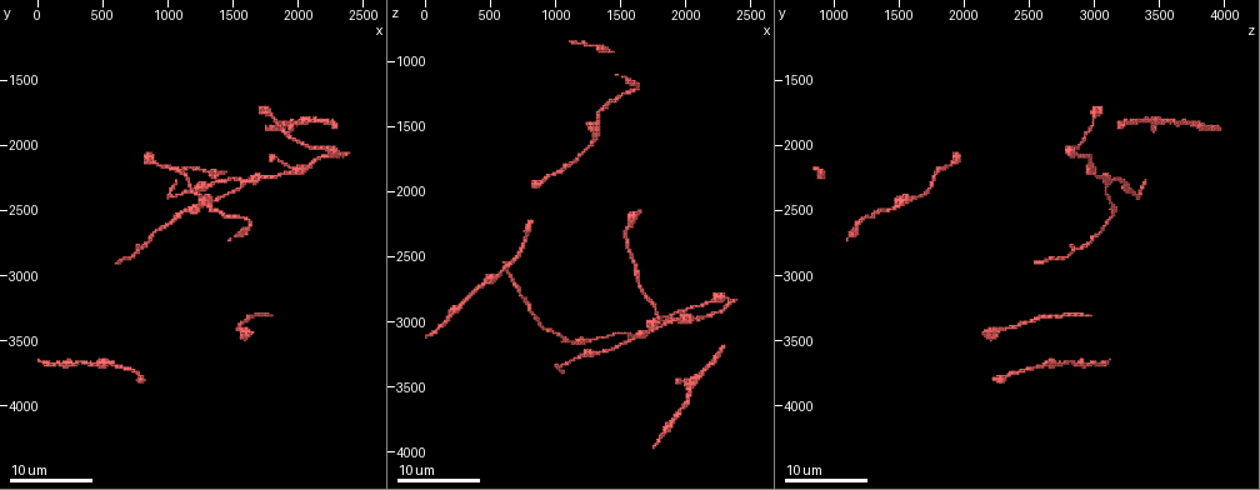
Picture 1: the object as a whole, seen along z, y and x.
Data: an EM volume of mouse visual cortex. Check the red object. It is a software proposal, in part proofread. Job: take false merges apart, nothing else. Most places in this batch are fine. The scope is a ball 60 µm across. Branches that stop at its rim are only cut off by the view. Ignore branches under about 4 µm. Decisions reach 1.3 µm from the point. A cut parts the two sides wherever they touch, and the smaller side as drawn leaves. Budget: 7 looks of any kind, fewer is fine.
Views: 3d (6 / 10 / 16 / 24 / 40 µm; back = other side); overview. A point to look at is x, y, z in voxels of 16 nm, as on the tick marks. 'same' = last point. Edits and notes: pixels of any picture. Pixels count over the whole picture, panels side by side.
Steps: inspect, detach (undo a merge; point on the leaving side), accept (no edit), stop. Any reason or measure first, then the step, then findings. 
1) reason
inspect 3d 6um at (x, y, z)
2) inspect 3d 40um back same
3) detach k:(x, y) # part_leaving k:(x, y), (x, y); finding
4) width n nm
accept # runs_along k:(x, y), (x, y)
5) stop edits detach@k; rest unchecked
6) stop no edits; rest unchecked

a fork
inspect 3d 16um at (760, 2820, 2840)

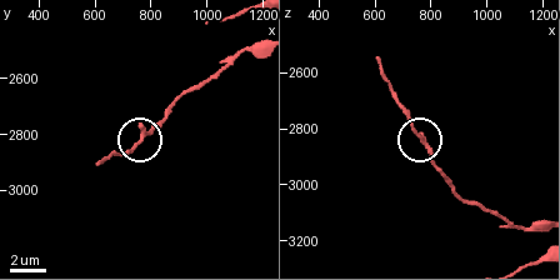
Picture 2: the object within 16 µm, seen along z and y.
inspect 3d 6um at (750, 2840, 2820)

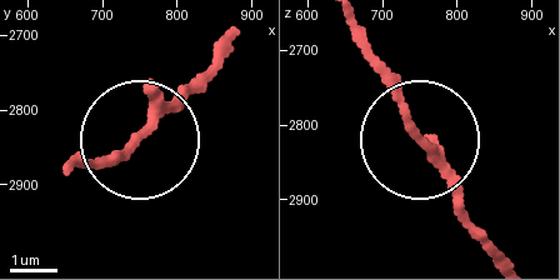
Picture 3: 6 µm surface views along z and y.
width 170 nm
accept # runs_along 3:(423, 138), (483, 230); one neuron here

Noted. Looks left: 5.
inspect 3d 16um at (1300, 2480, 1480)

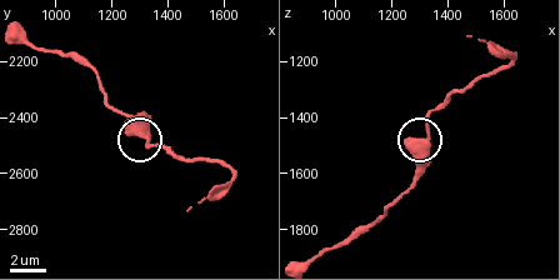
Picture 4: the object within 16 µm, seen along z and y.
zoom in
inspect 3d 6um same

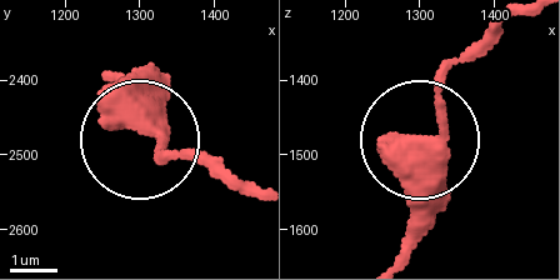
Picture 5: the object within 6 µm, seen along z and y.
arms 3
accept # one neuron here

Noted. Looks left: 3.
calibre changes
inspect 3d 24um at (1200, 2360, 3260)

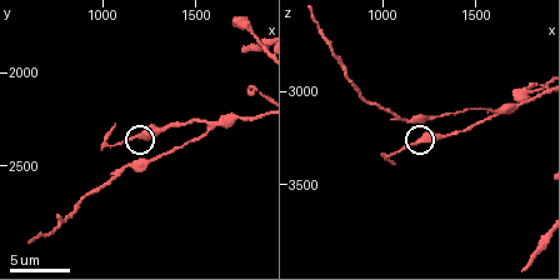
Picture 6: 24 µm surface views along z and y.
inspect 3d 10um at (1180, 2340, 3260)

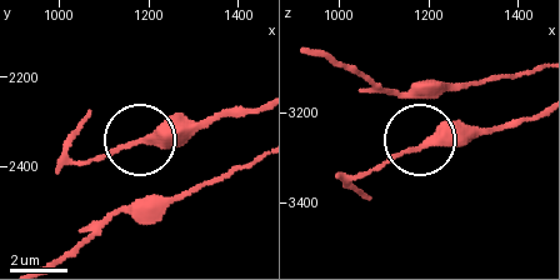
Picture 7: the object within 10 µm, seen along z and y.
inspect 3d 6um at (1200, 2335, 3265)

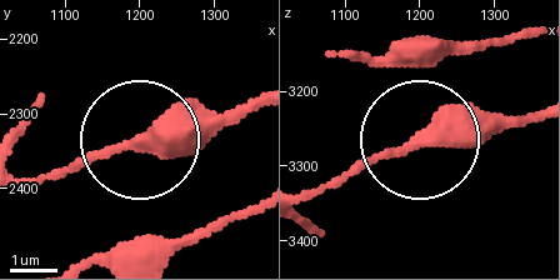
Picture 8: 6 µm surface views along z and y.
accept # runs_along 8:(253, 98), (158, 118), (41, 181); all the same neuron

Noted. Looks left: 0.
stop no edits; rest unchecked

